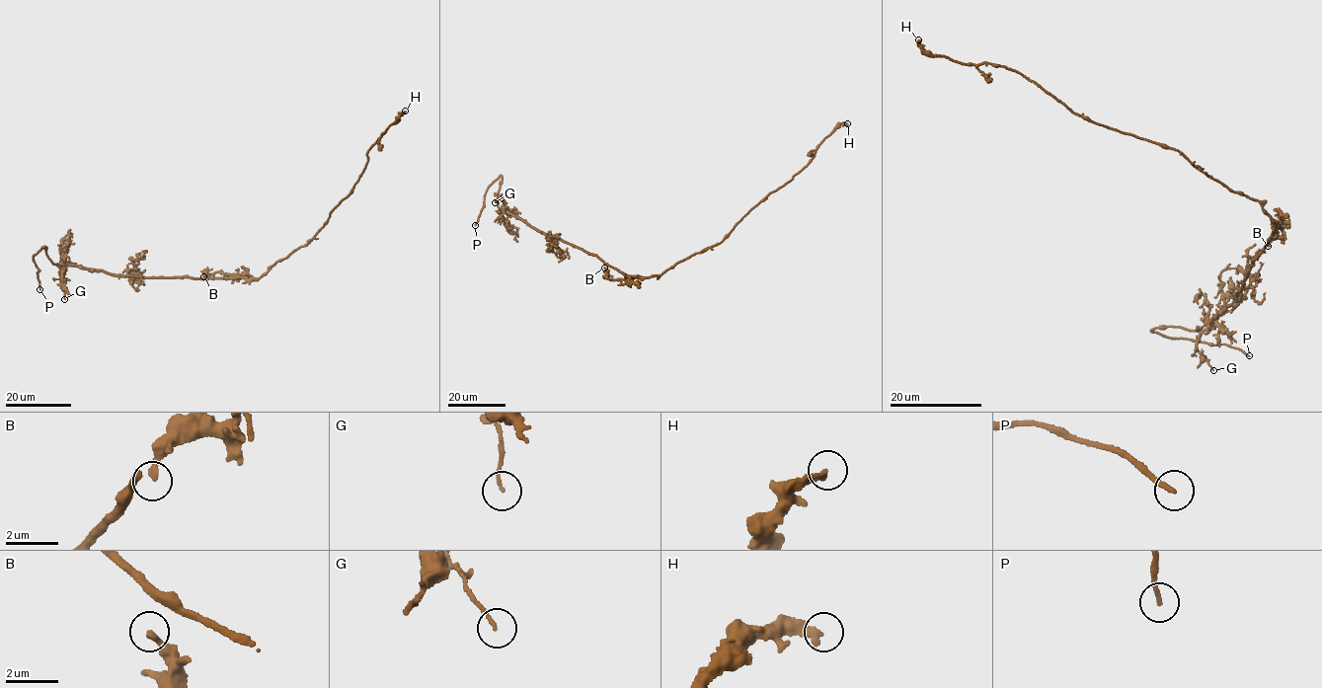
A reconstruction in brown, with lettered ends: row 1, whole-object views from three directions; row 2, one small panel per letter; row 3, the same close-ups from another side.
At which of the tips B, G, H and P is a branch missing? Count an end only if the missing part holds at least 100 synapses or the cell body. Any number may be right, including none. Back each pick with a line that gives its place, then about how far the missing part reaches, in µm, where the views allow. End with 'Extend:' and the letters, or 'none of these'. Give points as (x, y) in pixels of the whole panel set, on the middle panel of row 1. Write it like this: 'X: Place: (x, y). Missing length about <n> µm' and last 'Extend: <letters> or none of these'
P: Place: (475, 225). Missing length about 15 µm
Extend: P

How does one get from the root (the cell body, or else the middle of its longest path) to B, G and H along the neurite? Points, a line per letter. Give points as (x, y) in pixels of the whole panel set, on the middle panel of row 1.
B: (638, 276), (610, 279), (604, 267)
G: (638, 276), (627, 277), (595, 256), (537, 231), (506, 210), (501, 196), (495, 202)
H: (638, 276), (660, 275), (677, 263), (718, 244), (763, 198), (806, 166), (822, 140), (837, 126), (847, 123)

